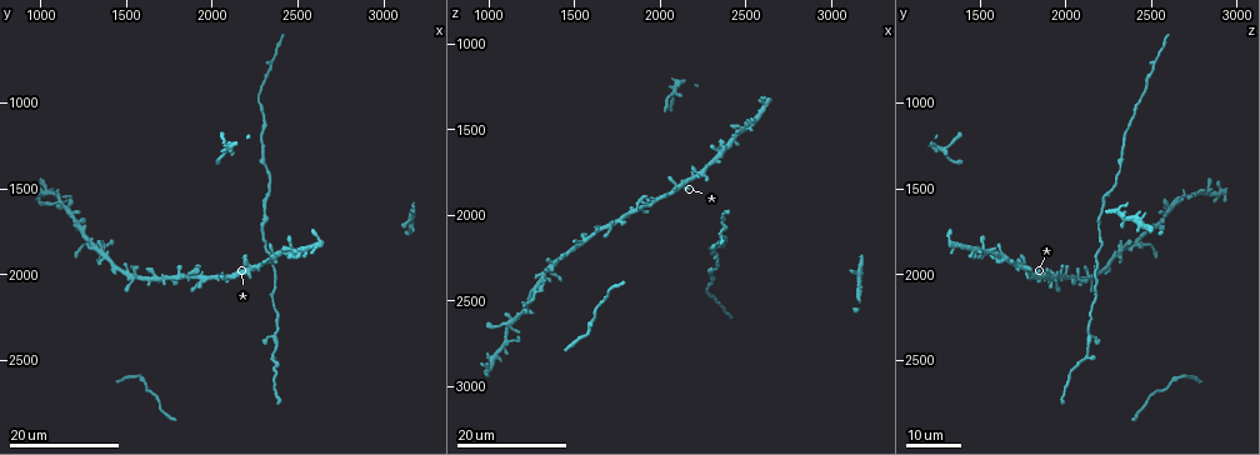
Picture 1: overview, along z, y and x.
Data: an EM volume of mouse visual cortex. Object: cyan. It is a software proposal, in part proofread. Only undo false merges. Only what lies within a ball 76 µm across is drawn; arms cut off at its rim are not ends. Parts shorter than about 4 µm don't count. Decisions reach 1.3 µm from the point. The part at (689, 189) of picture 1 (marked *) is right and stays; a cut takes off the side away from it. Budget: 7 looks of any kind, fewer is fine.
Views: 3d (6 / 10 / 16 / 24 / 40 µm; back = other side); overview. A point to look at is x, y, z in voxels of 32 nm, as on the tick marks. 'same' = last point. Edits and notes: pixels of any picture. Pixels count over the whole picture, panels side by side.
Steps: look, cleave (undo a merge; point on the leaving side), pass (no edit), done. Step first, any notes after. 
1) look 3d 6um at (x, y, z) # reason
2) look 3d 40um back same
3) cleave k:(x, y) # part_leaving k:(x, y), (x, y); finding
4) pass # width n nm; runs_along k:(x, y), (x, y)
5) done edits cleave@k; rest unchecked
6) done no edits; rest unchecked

look 3d 16um at (1520, 2020, 2160) # three-way junction

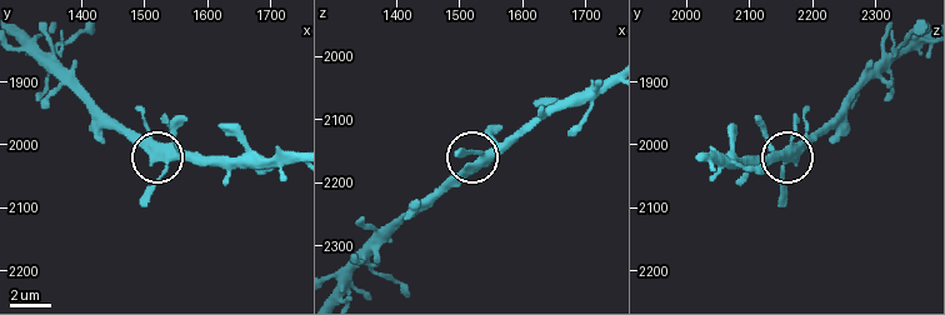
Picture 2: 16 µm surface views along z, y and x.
look 3d 10um at (1530, 2025, 2160) # zoom in

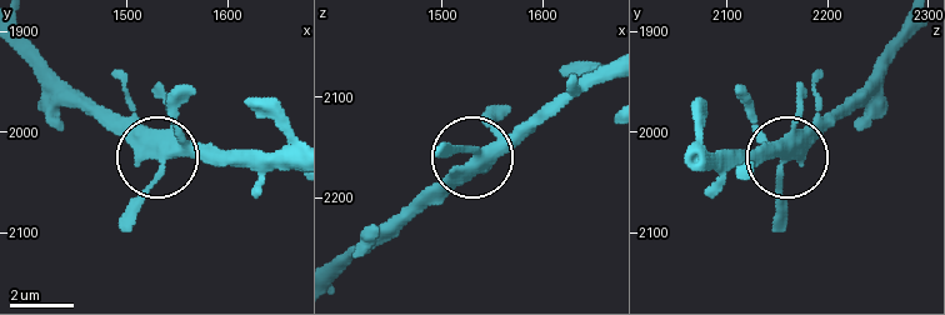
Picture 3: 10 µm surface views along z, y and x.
pass # width 390 nm; runs_along 3:(294, 151), (165, 155), (149, 193), (119, 221); continuous, no second neuron

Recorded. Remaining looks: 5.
look 3d 24um at (2360, 2480, 2120) # three-way junction

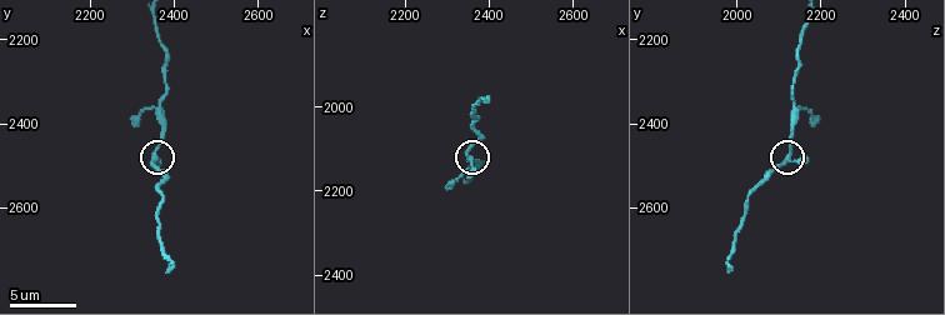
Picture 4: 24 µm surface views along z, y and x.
look 3d 10um at (2355, 2485, 2120)

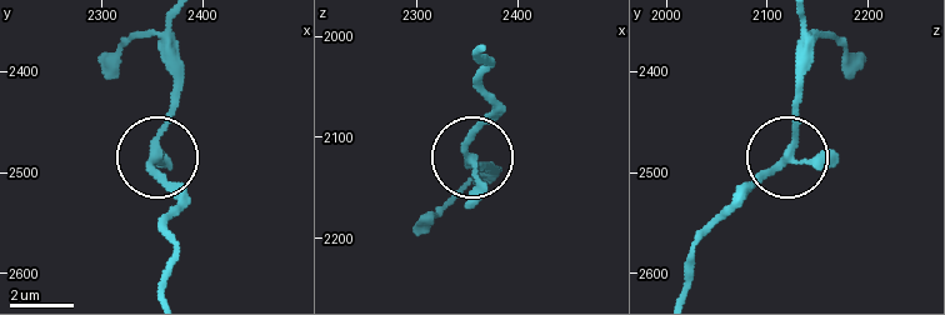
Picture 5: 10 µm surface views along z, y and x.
pass # width 200 nm; one neuron here

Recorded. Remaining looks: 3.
look 3d 16um at (1260, 1800, 2440) # four or more arms meet

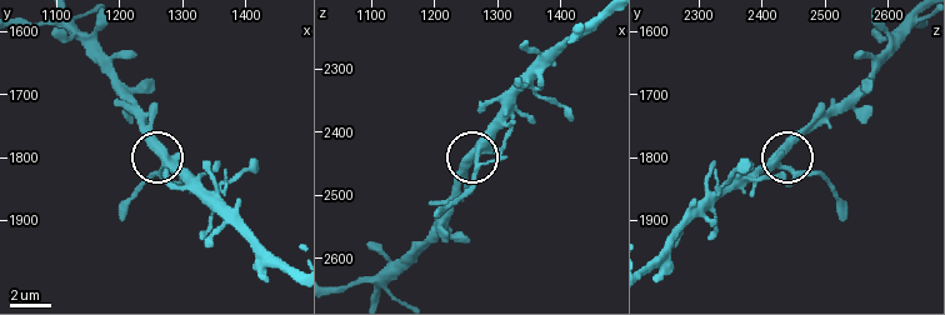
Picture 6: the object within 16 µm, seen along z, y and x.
look 3d 10um at (1265, 1800, 2425)

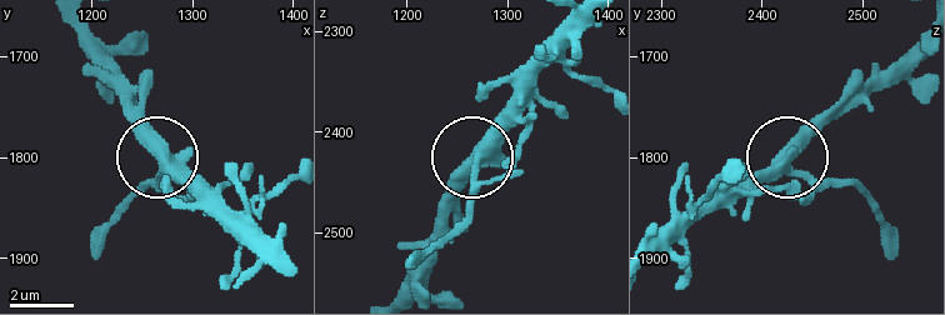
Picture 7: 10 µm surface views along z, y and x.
pass # width 400 nm; runs_along 7:(586, 26), (475, 156), (468, 226); all the same neuron

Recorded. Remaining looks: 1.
done no edits; rest unchecked

